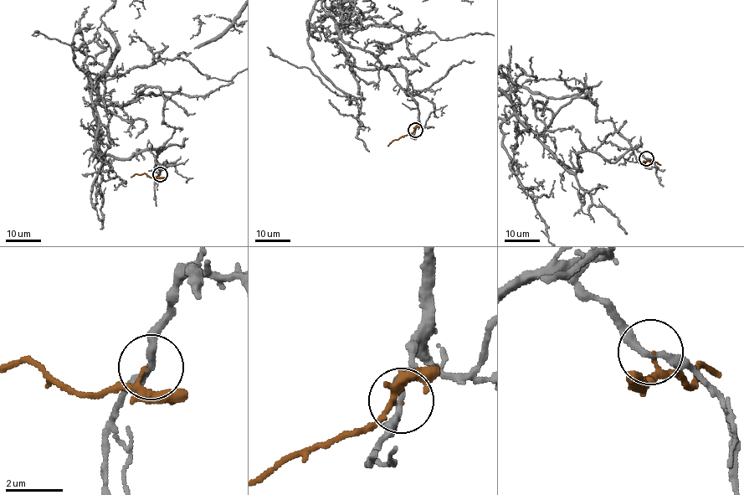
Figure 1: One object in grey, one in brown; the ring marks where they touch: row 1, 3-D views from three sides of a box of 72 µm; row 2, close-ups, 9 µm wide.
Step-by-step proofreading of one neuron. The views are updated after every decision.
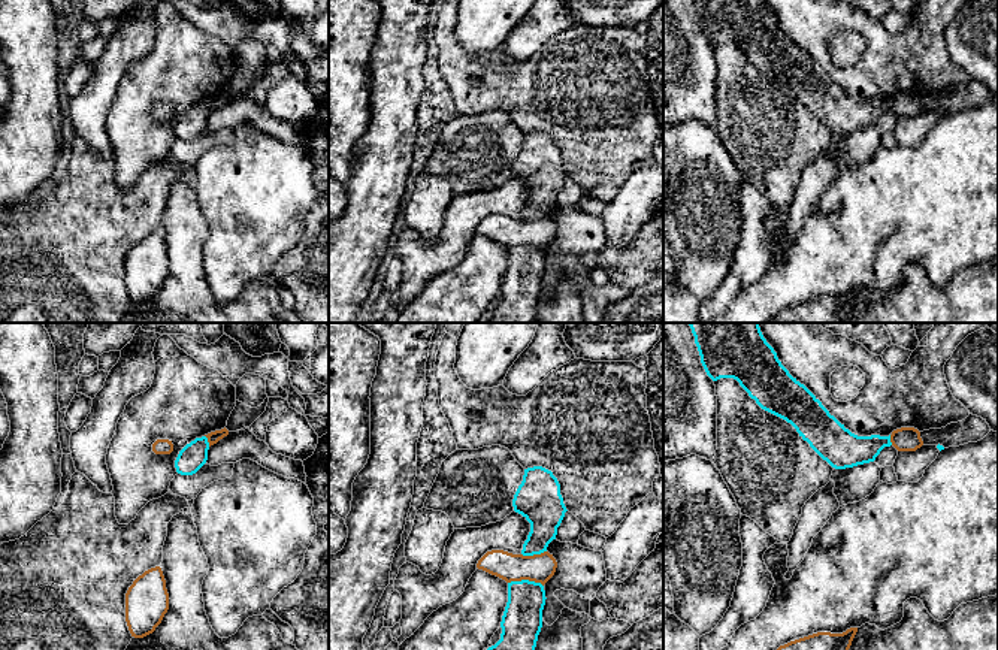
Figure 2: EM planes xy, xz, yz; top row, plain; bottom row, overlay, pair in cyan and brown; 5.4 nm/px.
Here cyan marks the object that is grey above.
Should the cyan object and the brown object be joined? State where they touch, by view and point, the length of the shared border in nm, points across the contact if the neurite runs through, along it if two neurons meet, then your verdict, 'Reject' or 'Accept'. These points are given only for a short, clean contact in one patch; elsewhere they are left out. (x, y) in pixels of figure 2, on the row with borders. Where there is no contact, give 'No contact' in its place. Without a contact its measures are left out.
Touches cyan at xz (526, 580). Shared border 190 nm. Boundary: xz (508, 582), (534, 580), (543, 586). Reject

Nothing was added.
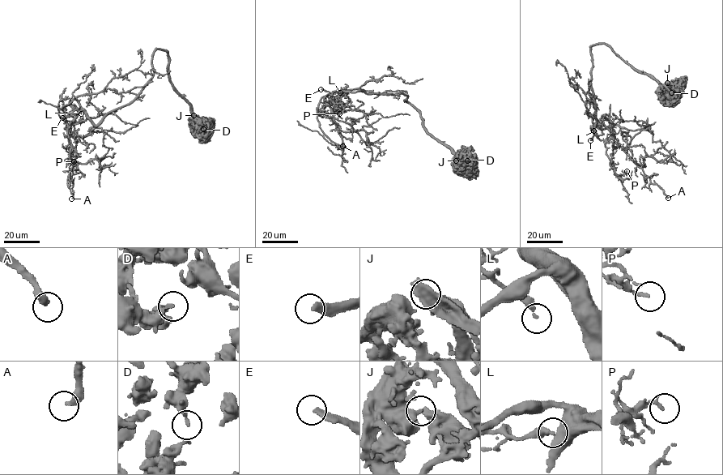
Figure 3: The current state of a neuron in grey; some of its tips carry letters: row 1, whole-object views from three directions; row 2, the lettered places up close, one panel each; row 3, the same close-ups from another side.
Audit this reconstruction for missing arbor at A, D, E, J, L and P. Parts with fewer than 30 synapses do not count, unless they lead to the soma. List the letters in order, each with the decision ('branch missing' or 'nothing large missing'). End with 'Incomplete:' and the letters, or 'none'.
A: nothing large missing
D: nothing large missing
E: branch missing
J: nothing large missing
L: nothing large missing
P: nothing large missing
Incomplete: E

